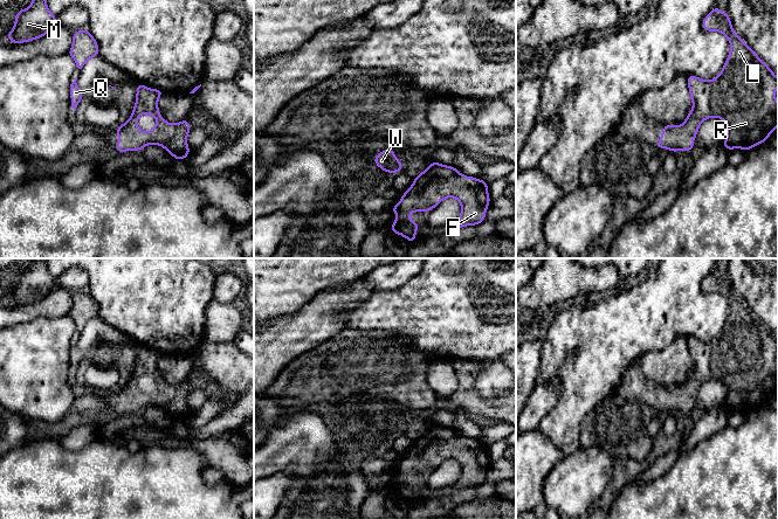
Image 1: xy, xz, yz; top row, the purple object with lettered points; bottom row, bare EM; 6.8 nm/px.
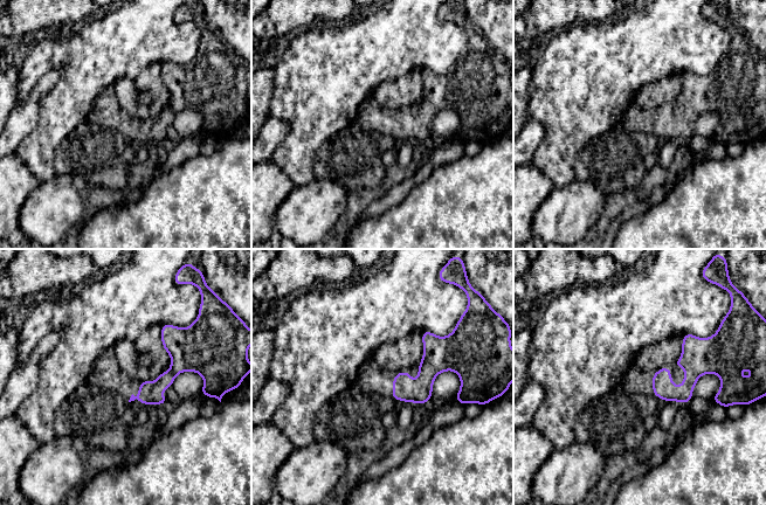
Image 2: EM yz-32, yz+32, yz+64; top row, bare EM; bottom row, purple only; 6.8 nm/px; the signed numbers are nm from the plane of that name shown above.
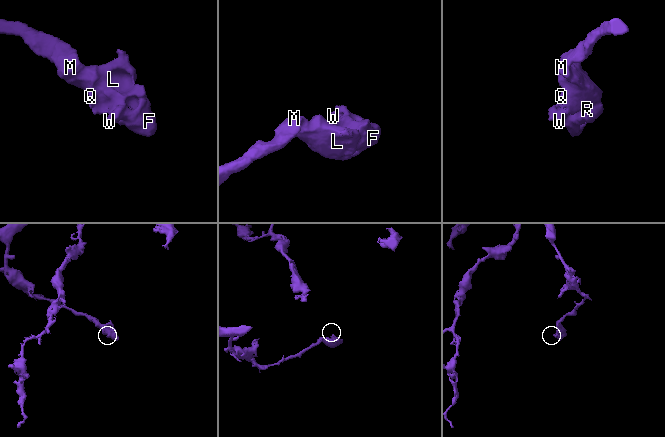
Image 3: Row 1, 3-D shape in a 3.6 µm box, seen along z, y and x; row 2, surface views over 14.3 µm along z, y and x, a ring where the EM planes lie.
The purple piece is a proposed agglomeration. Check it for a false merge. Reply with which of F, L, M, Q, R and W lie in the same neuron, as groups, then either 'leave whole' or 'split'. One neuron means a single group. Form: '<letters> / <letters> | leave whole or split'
F L M Q R W | leave whole

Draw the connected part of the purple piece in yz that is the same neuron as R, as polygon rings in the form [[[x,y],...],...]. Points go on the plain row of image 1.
[[[715,268],[702,282],[702,290],[727,298],[730,314],[715,340],[704,342],[695,337],[687,338],[693,371],[680,388],[662,389],[655,409],[670,414],[694,413],[693,403],[701,386],[716,379],[728,389],[724,410],[748,414],[769,401],[778,388],[778,339],[734,293],[728,271],[722,275]]]

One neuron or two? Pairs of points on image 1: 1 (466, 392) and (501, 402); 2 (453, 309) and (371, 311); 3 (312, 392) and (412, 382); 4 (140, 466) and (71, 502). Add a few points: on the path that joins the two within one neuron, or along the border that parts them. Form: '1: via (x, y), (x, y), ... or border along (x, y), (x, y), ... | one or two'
1: via (474, 400), (479, 405), (493, 405) | one
2: via (433, 310), (391, 311) | one
3: via (337, 382), (387, 382) | one
4: via (123, 484), (105, 502), (89, 502) | one

